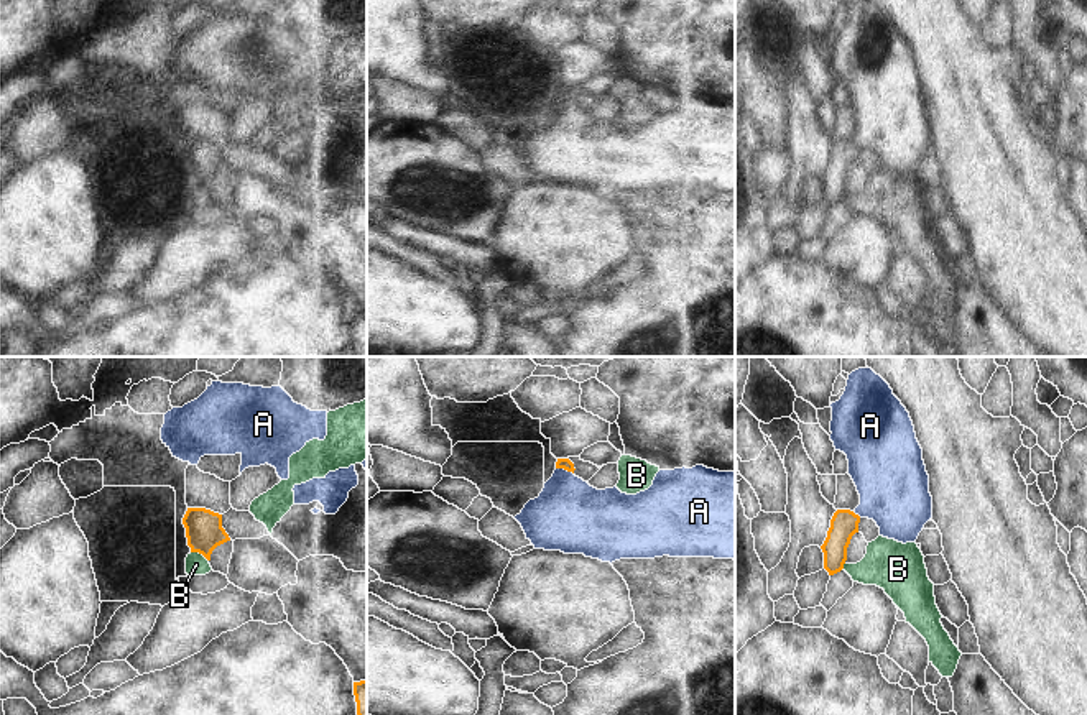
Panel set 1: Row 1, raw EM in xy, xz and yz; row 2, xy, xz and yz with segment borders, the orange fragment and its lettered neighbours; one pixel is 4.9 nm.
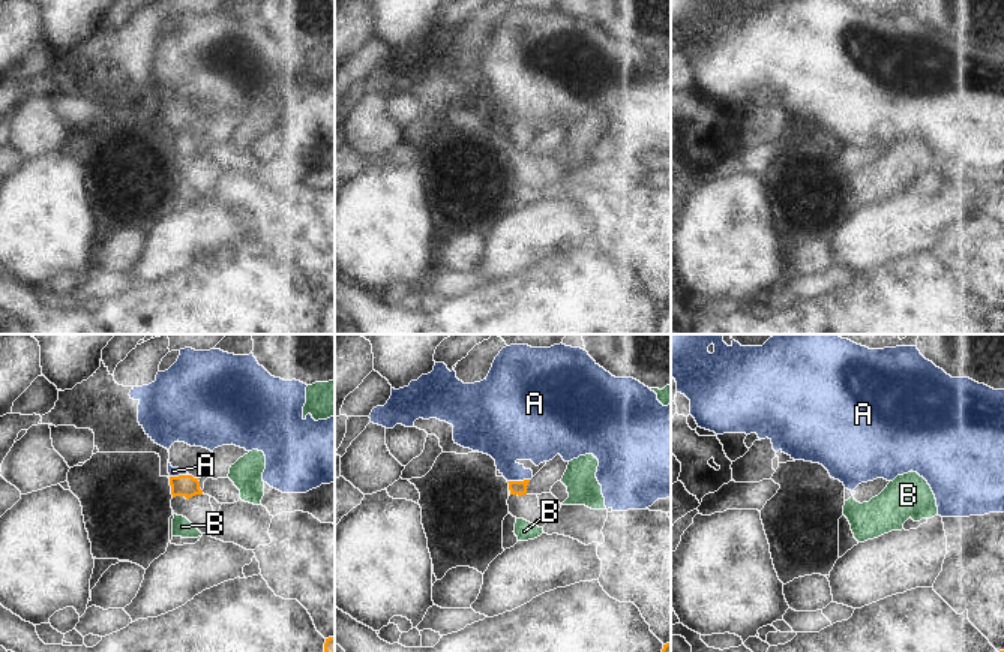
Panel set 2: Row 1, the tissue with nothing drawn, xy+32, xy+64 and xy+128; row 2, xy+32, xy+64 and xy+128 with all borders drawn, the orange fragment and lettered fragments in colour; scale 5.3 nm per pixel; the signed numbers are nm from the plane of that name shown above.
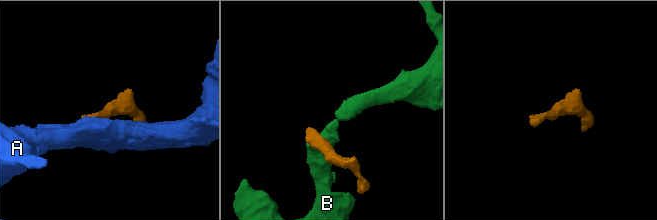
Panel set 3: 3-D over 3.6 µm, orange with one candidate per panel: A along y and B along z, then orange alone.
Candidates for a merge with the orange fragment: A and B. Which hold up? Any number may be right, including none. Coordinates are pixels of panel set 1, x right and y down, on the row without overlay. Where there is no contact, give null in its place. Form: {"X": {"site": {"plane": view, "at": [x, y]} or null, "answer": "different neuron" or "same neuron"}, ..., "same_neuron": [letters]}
{"A": {"site": {"plane": "xz", "at": [564, 101]}, "answer": "same neuron"}, "B": {"site": {"plane": "xy", "at": [199, 184]}, "answer": "different neuron"}, "same_neuron": ["A"]}

